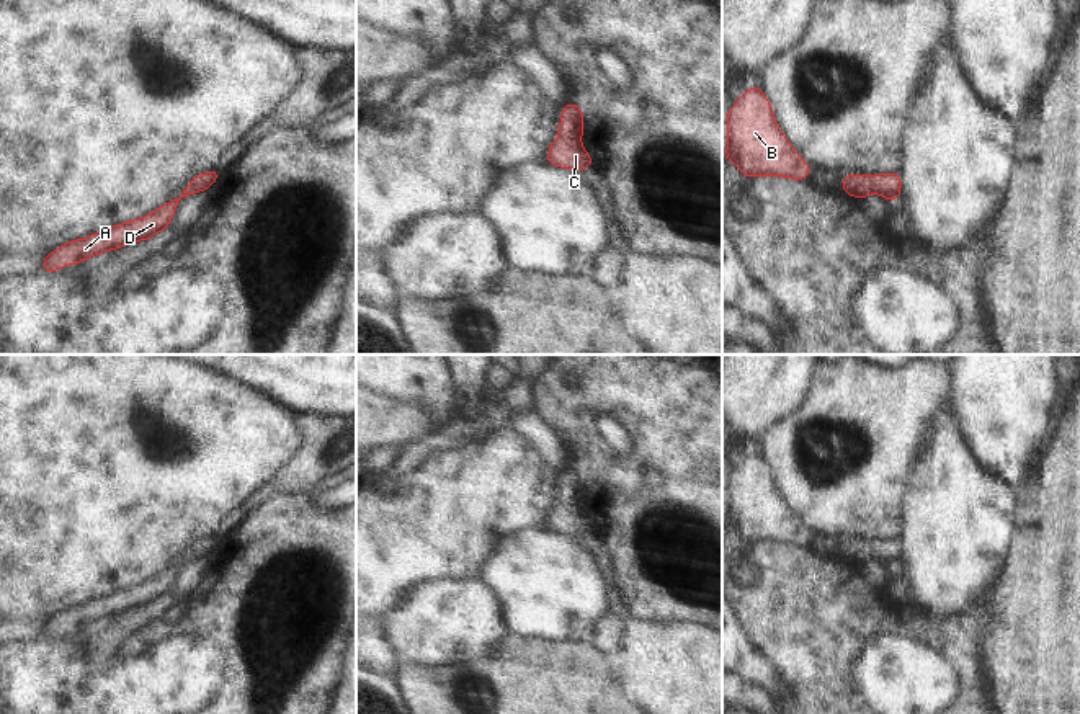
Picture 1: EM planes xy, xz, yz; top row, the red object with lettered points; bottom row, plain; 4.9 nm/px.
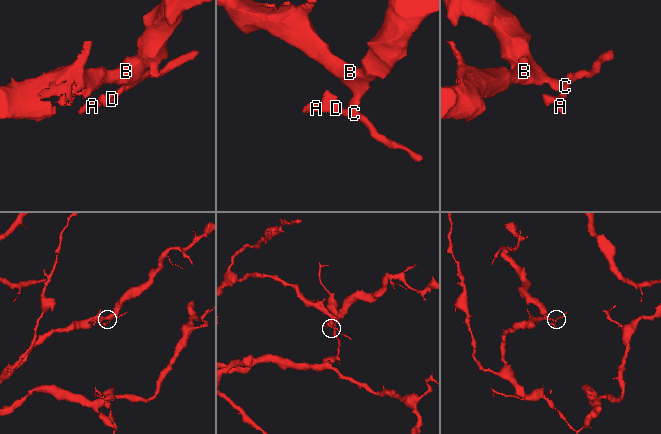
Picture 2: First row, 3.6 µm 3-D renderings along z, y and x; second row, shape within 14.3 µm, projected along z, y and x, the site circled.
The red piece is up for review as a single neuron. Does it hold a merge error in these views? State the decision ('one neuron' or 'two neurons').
one neuron

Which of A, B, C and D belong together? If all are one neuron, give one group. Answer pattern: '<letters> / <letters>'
A B C D

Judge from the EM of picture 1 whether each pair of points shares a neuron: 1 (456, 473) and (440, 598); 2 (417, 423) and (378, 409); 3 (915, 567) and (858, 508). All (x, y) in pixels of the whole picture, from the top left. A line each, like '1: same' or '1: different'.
1: different
2: same
3: different

